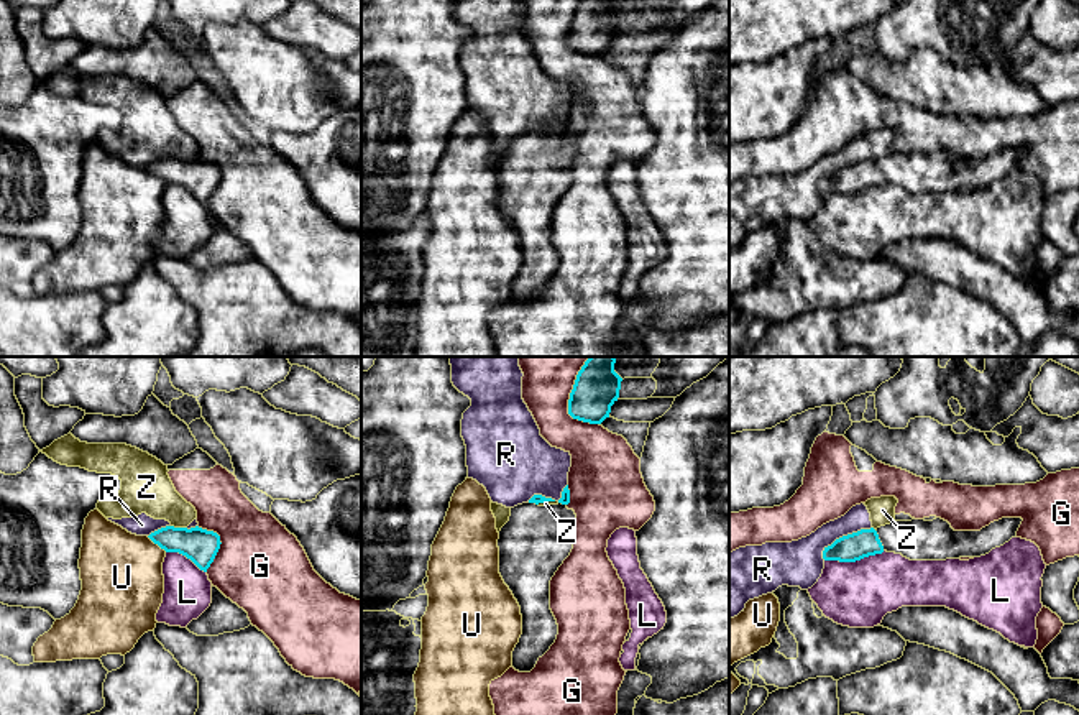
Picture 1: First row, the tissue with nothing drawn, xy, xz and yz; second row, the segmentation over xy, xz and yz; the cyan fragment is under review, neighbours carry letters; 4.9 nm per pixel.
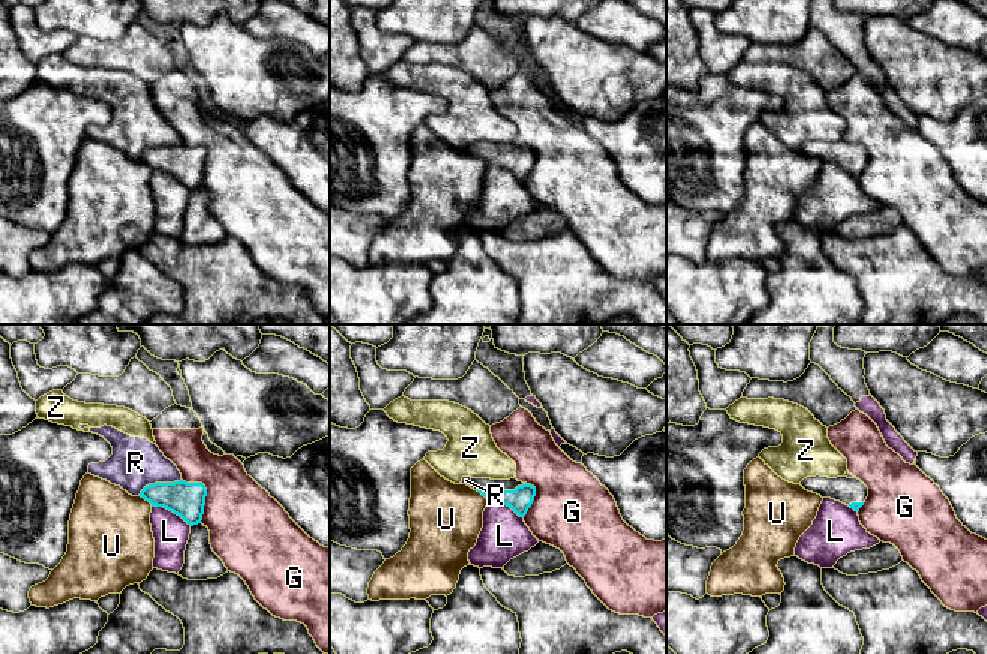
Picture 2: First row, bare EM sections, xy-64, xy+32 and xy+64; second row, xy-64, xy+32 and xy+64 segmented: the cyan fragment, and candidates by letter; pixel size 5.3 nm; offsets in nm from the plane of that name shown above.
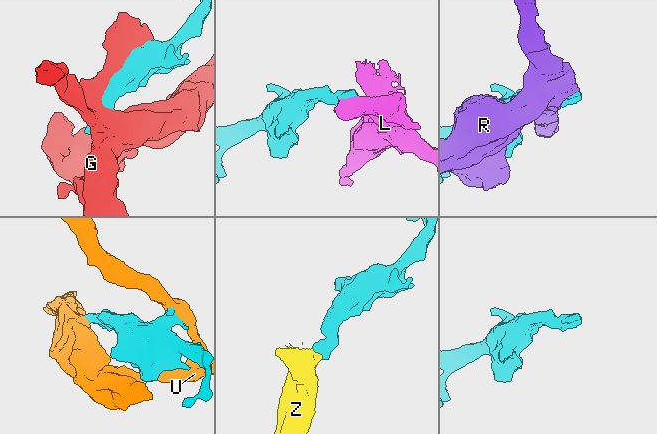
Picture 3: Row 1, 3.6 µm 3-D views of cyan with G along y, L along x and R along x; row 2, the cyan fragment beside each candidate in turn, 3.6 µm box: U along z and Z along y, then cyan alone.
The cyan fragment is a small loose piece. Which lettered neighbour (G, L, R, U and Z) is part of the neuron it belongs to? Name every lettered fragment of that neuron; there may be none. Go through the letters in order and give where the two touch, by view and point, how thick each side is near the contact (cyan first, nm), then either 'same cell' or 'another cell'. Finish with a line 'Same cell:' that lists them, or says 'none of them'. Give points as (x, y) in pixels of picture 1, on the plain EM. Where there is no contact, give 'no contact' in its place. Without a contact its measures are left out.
G: xz (569, 38) | 220/240 nm | another cell
L: yz (854, 193) | 140/320 nm | another cell
R: yz (843, 168) | 140/220 nm | another cell
U: xy (156, 175) | 170/400 nm | another cell
Z: xy (179, 160) | 170/240 nm | another cell
Same cell: none of them

